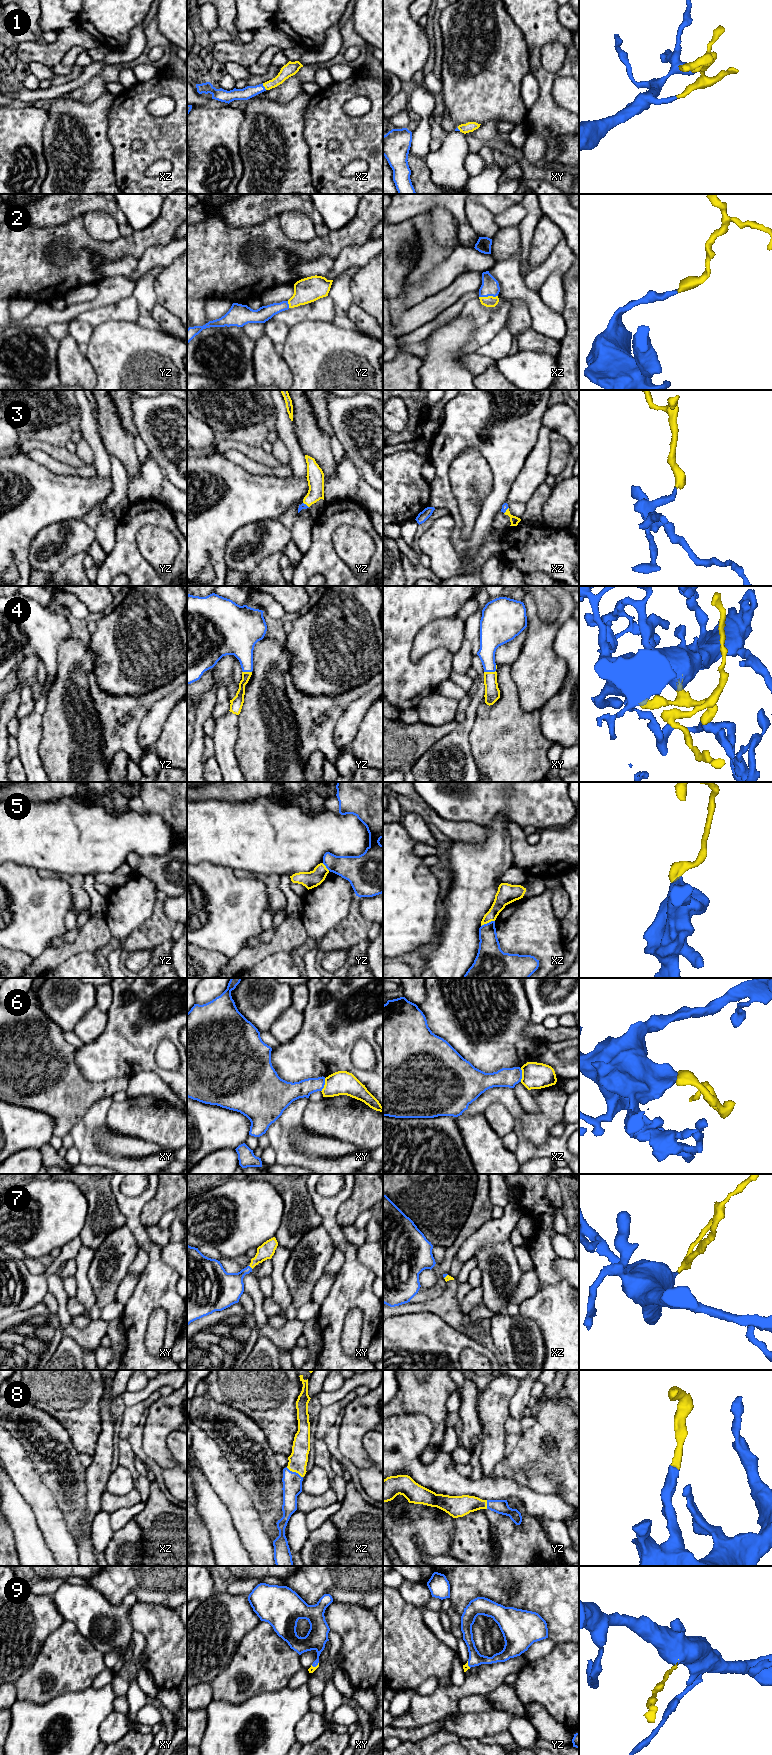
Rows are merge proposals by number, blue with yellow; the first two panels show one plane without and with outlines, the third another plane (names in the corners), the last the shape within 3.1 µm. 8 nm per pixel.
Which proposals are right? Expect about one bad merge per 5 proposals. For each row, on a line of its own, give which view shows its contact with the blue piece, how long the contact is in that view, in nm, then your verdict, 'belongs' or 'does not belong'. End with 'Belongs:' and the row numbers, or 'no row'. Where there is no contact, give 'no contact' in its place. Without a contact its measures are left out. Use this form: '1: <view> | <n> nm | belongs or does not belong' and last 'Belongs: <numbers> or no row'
1: xz | 70 nm | belongs
2: xz | 150 nm | belongs
3: yz | 60 nm | belongs
4: xy | 100 nm | belongs
5: xz | 120 nm | does not belong
6: xz | 110 nm | does not belong
7: xy | 40 nm | belongs
8: xz | 160 nm | belongs
9: xy | 70 nm | belongs
Belongs: 1, 2, 3, 4, 7, 8, 9

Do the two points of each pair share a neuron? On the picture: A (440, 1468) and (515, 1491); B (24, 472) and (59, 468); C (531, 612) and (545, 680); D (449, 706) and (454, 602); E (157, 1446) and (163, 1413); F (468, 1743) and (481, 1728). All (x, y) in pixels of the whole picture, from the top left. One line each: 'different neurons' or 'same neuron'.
A: same neuron
B: different neurons
C: same neuron
D: different neurons
E: same neuron
F: different neurons

